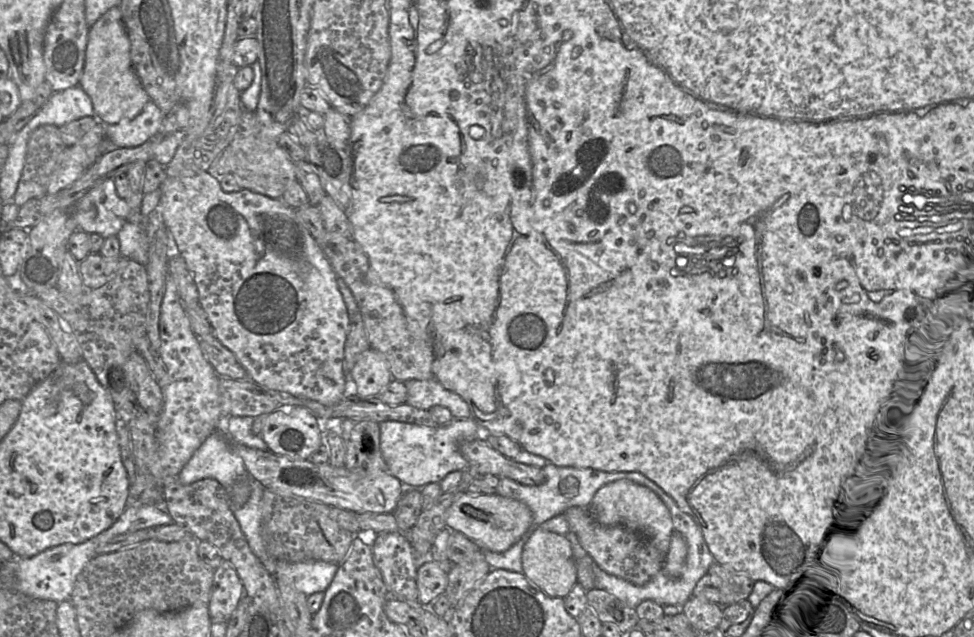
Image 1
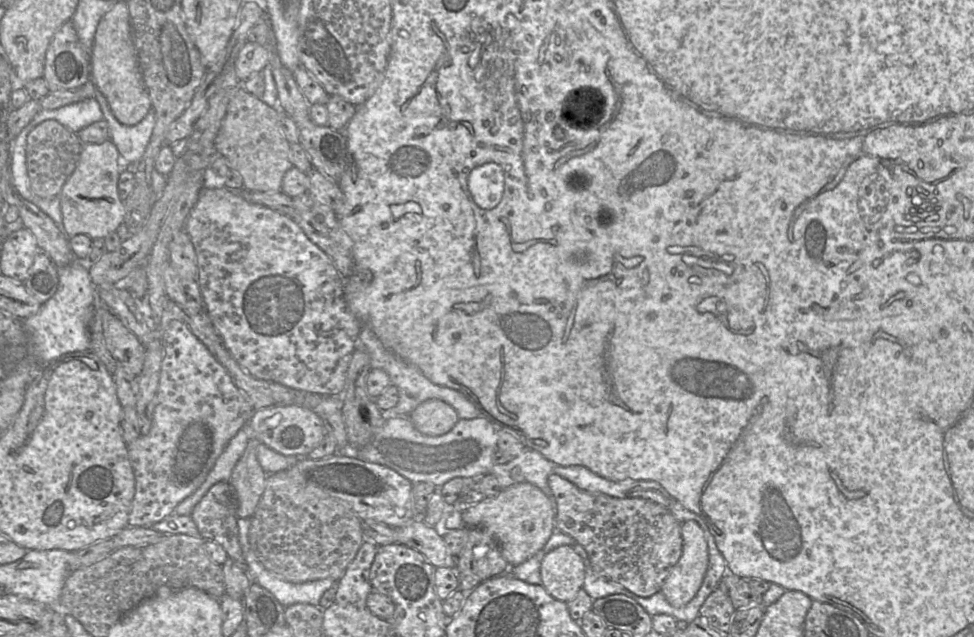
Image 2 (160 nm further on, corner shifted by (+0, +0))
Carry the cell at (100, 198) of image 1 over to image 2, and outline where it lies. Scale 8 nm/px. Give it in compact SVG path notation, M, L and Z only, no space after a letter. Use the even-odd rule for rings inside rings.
M111 140L100 144L83 144L77 166L59 195L64 233L68 237L86 234L92 240L104 239L124 222L125 202L118 193L118 179L122 169L121 156Z

